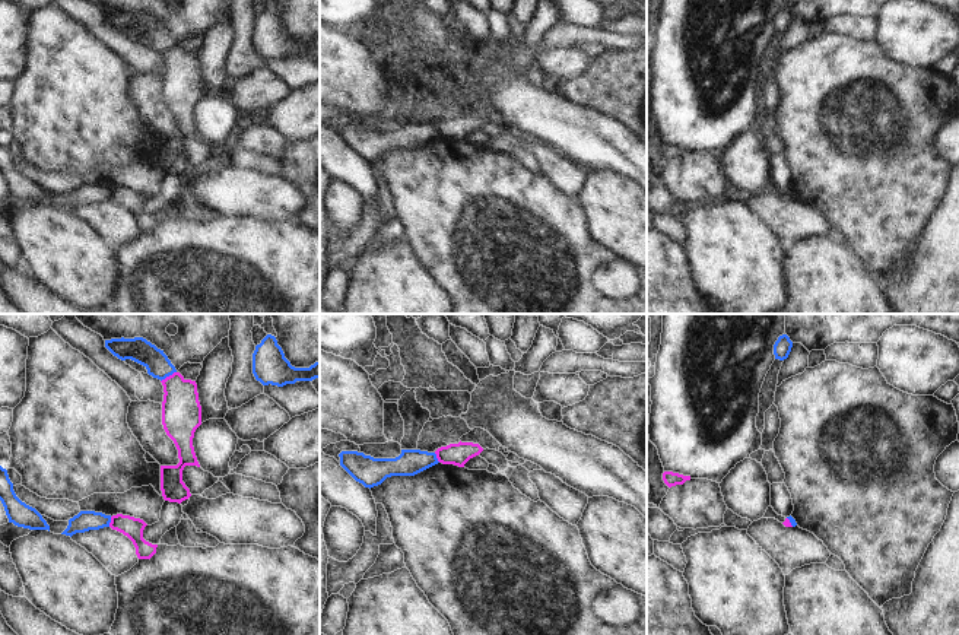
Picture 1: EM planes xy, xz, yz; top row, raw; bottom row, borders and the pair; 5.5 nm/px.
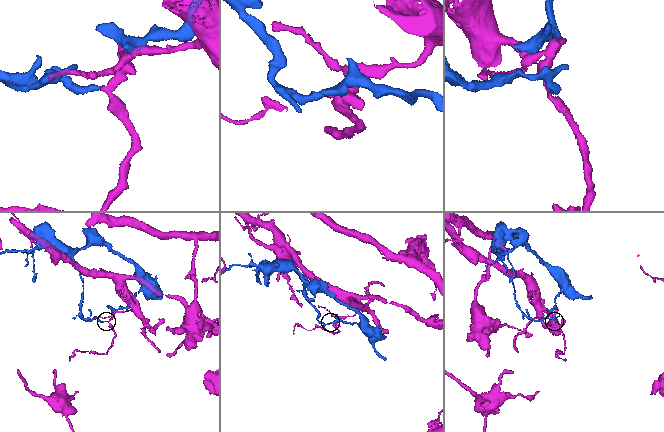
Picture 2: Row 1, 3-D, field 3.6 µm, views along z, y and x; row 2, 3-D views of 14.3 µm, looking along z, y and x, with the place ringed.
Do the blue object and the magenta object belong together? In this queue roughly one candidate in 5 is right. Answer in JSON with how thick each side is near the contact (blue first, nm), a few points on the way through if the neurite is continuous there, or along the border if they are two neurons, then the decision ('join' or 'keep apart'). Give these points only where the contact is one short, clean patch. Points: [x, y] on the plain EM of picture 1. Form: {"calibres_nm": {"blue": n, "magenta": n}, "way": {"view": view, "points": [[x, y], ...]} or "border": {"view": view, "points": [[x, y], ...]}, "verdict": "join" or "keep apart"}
{"calibres_nm": {"blue": 140, "magenta": 220}, "verdict": "keep apart"}

